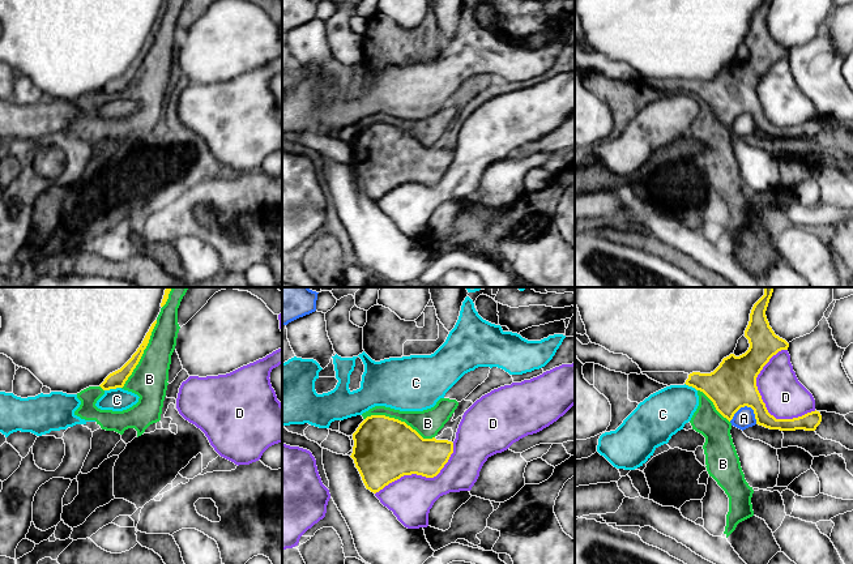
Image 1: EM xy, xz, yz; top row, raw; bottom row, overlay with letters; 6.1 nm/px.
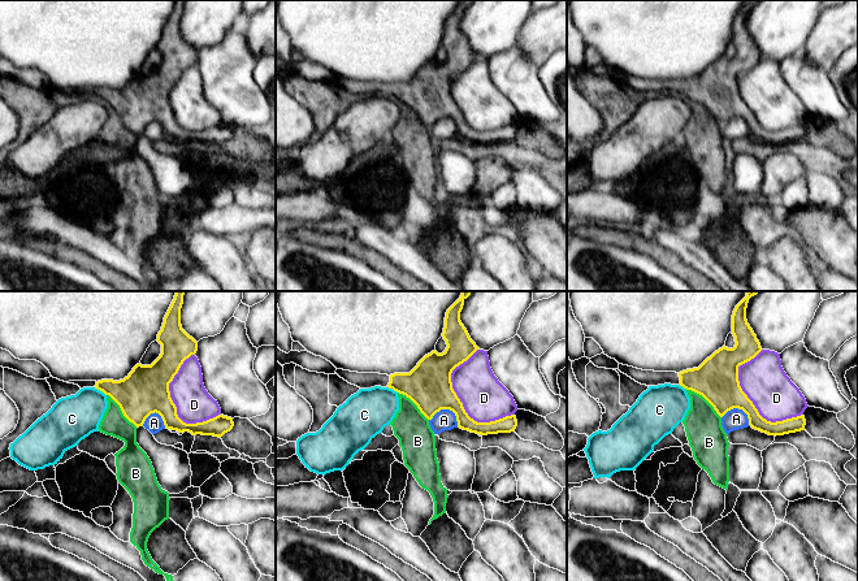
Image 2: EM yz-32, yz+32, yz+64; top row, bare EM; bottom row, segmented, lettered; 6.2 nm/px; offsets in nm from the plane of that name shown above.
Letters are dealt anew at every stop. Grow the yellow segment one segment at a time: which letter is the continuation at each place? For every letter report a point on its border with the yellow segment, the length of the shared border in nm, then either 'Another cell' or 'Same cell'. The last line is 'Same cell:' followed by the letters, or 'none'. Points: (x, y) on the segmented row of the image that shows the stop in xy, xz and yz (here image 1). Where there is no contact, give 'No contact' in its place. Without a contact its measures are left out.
A: Touches yellow at yz (747, 406). Shared border 180 nm. Another cell
B: Touches yellow at xz (400, 421). Shared border 440 nm. Another cell
C: Touches yellow at xy (112, 388). Shared border 110 nm. Another cell
D: Touches yellow at yz (755, 381). Shared border 440 nm. Another cell
Same cell: none

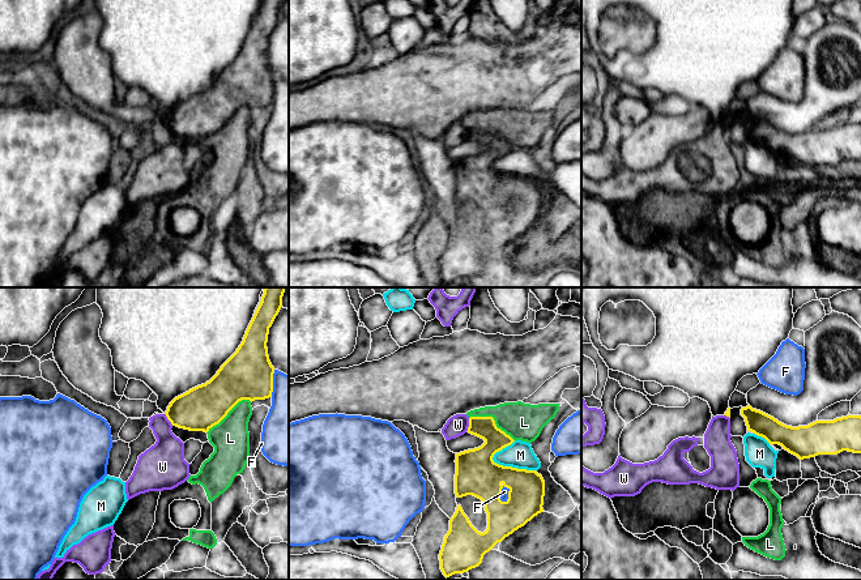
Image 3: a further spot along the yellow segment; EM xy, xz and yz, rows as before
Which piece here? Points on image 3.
F: Touches yellow at xz (508, 494). Shared border 110 nm. Another cell
L: Touches yellow at xz (493, 419). Shared border 320 nm. Another cell
M: Touches yellow at xz (514, 468). Shared border 280 nm. Another cell
W: Touches yellow at xz (469, 425). Shared border 80 nm. Another cell
Same cell: none

